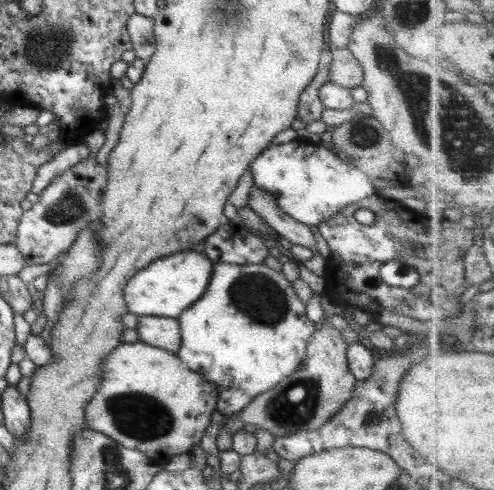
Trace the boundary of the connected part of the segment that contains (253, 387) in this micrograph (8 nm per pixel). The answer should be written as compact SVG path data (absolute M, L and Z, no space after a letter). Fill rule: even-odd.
M213 263L205 292L176 319L181 341L175 352L179 364L216 385L218 396L215 410L221 414L221 418L229 418L240 412L254 396L272 389L285 376L297 370L301 360L305 358L307 343L315 331L315 324L305 317L305 306L295 295L291 283L279 271L270 269L263 263Z

